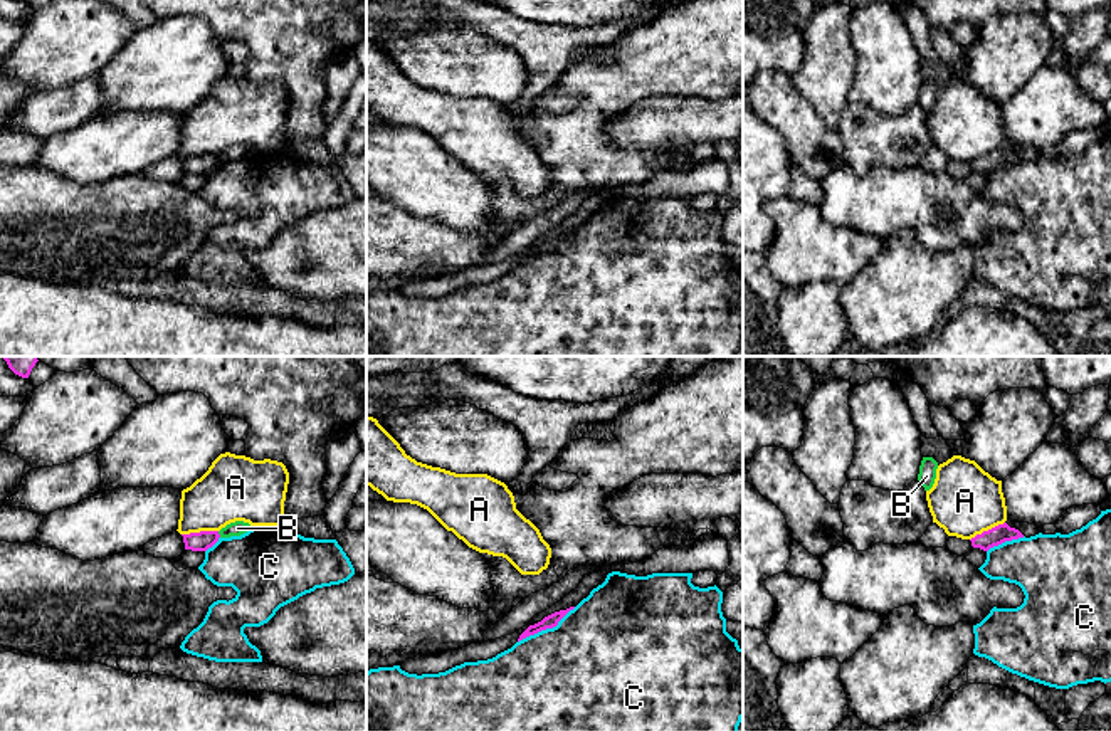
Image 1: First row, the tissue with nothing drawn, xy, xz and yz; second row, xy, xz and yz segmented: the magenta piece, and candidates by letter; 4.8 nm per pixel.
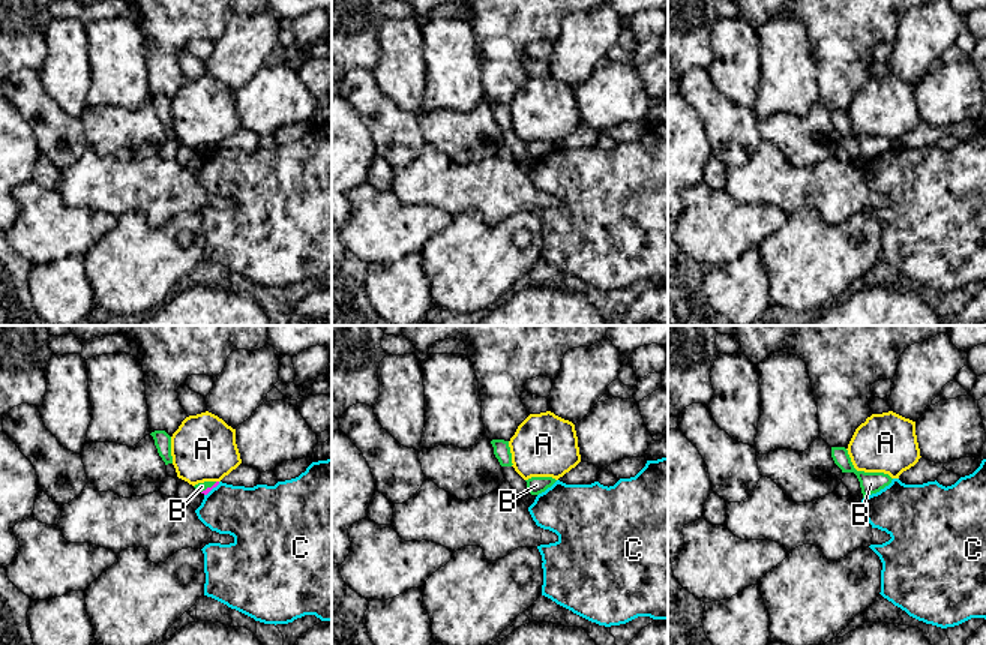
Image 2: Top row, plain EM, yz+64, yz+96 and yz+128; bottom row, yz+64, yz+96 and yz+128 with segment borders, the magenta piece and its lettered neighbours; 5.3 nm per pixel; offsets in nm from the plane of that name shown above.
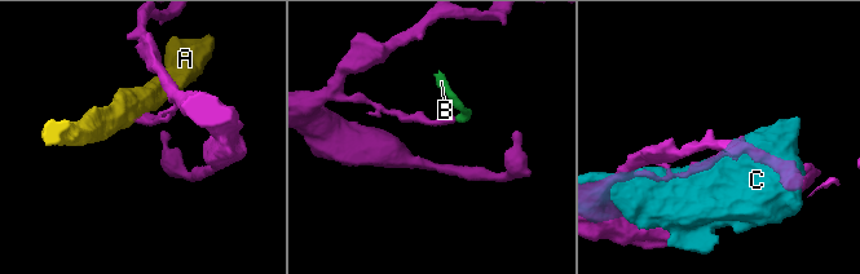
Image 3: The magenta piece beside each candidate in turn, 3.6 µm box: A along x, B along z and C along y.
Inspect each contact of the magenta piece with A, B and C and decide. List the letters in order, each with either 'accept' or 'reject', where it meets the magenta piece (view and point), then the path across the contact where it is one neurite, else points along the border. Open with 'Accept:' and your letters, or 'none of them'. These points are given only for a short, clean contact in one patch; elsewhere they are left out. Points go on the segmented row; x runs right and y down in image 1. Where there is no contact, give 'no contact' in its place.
Accept: none of them
A: reject; contact xy (200, 531); border xy (217, 530), (182, 535)
B: reject; contact xy (219, 535); border xy (217, 531), (221, 536)
C: reject; contact xz (547, 627)

